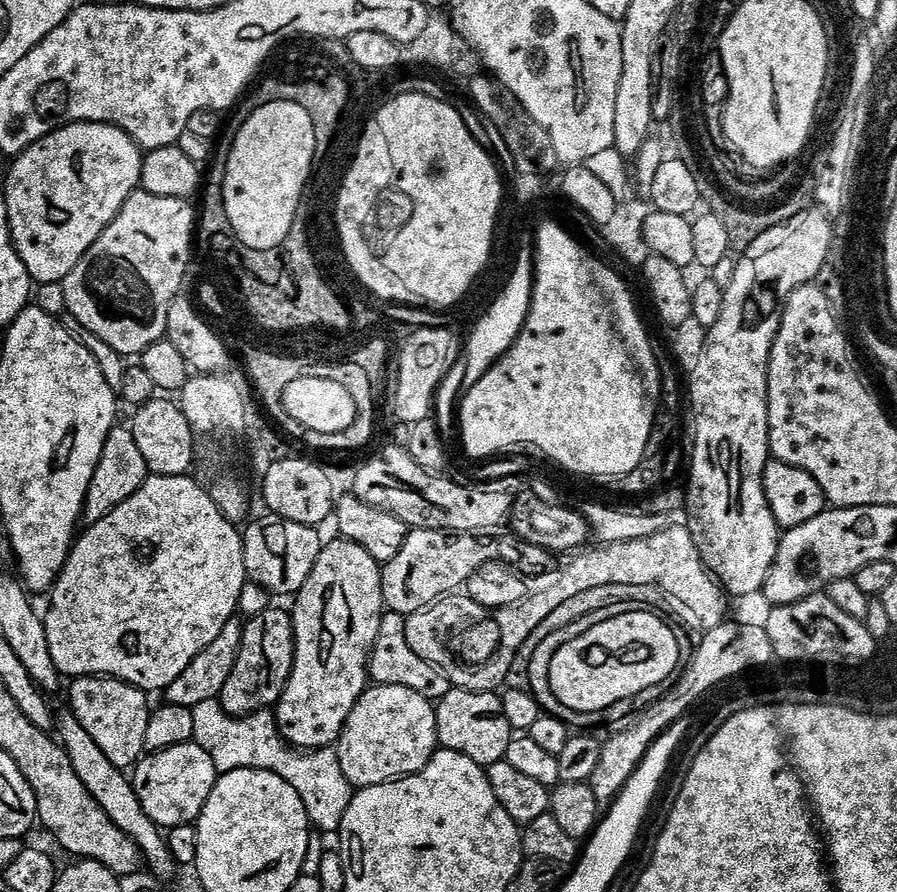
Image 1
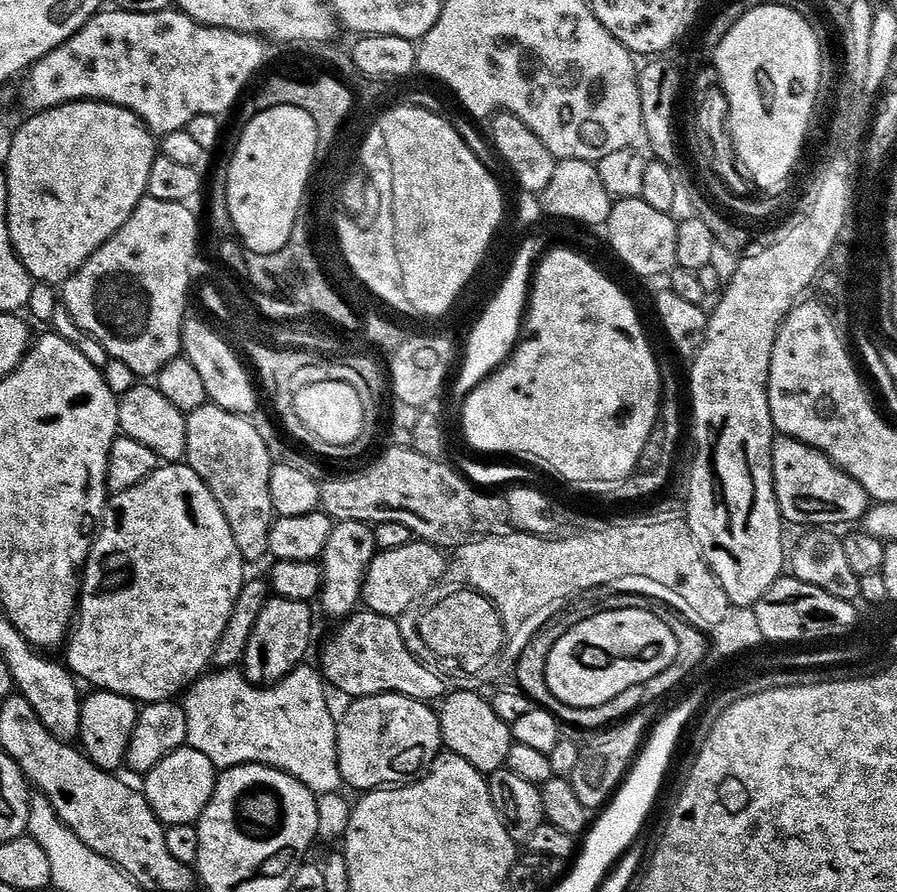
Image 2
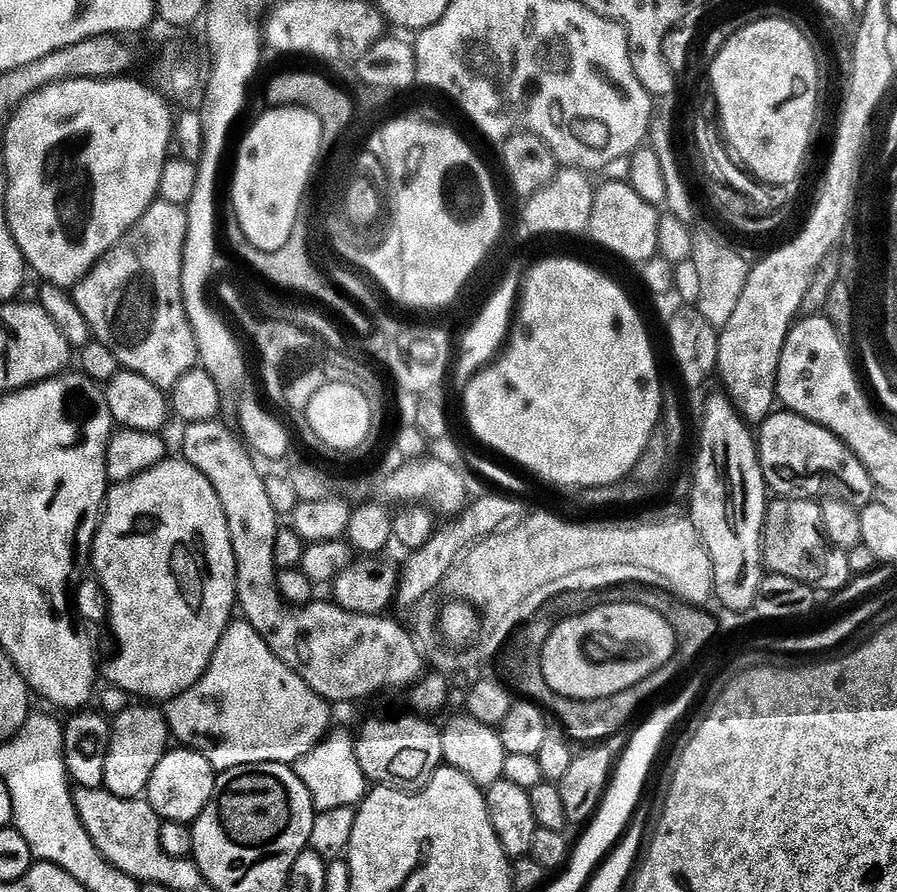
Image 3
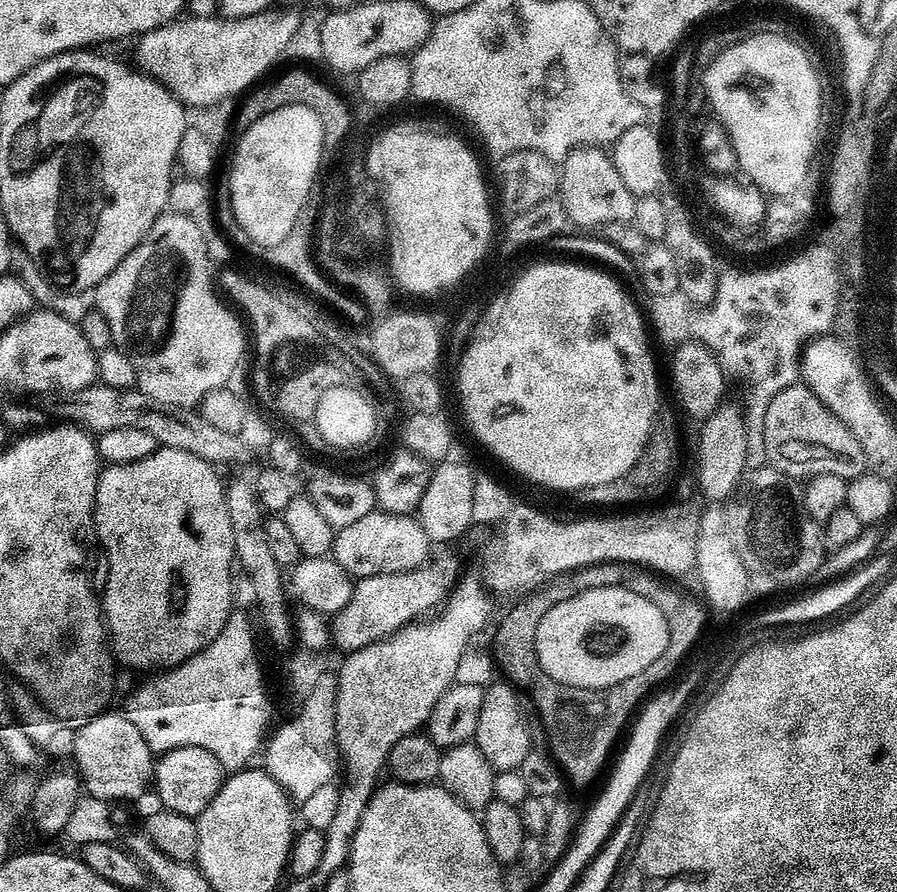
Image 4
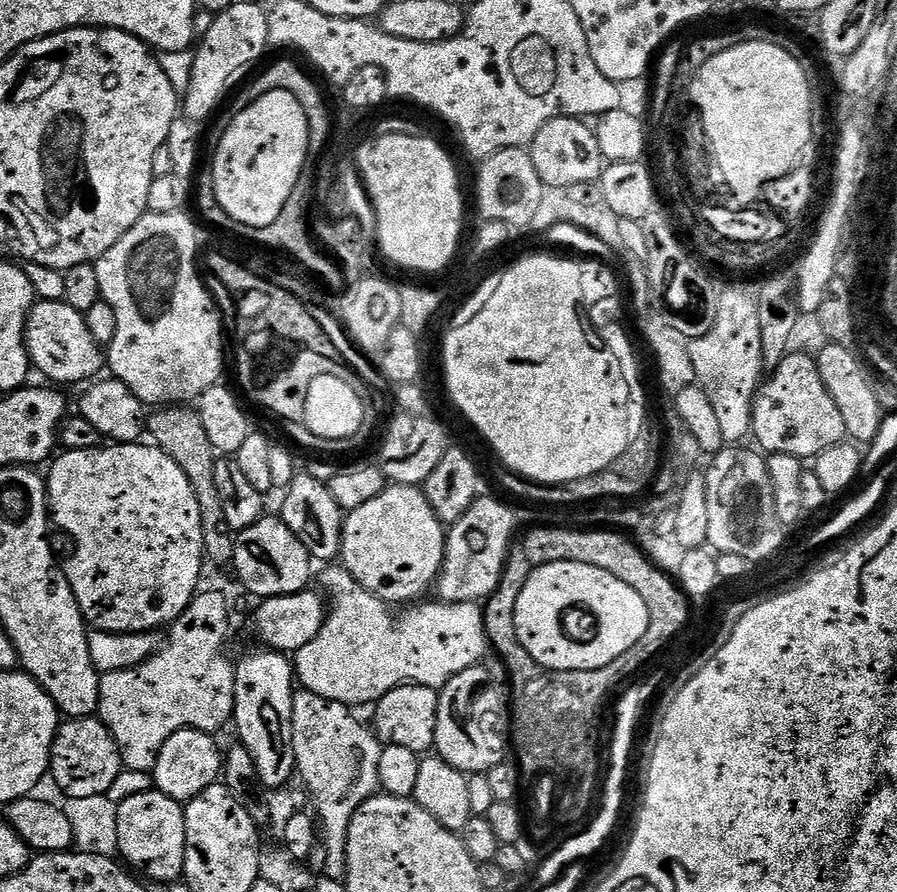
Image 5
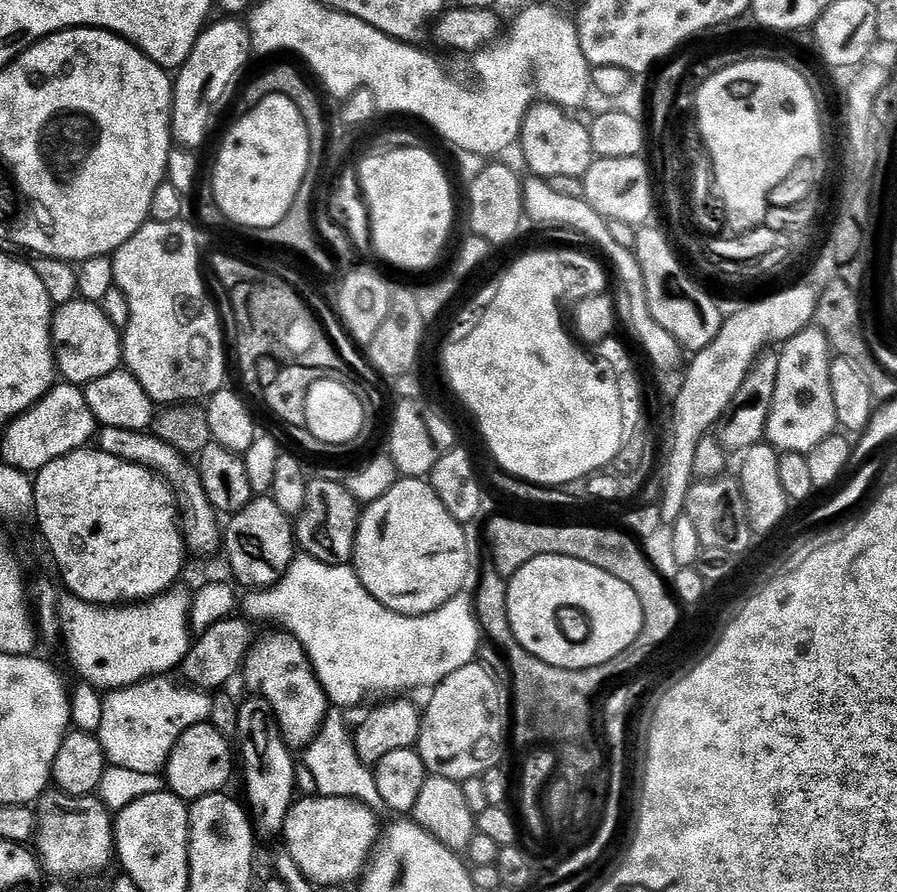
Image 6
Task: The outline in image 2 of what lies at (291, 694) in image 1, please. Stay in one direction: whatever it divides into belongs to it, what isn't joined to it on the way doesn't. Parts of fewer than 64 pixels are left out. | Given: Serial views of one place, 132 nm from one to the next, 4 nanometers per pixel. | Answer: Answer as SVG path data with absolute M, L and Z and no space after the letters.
M349 520L333 523L330 542L326 542L322 557L322 591L318 597L319 603L324 603L326 615L347 618L357 611L364 591L364 576L377 551L373 525Z

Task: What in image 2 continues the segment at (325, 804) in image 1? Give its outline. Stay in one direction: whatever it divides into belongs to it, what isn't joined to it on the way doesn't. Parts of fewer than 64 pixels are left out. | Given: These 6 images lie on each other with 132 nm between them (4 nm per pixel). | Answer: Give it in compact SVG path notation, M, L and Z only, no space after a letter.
M308 667L295 668L277 684L267 686L251 684L243 671L236 668L212 670L201 676L182 696L188 731L187 747L198 750L198 754L206 754L218 770L243 764L264 764L267 768L290 774L317 797L339 793L345 782L338 766L338 720L335 715L332 717L332 708L328 705L329 689L323 675L315 667Z

